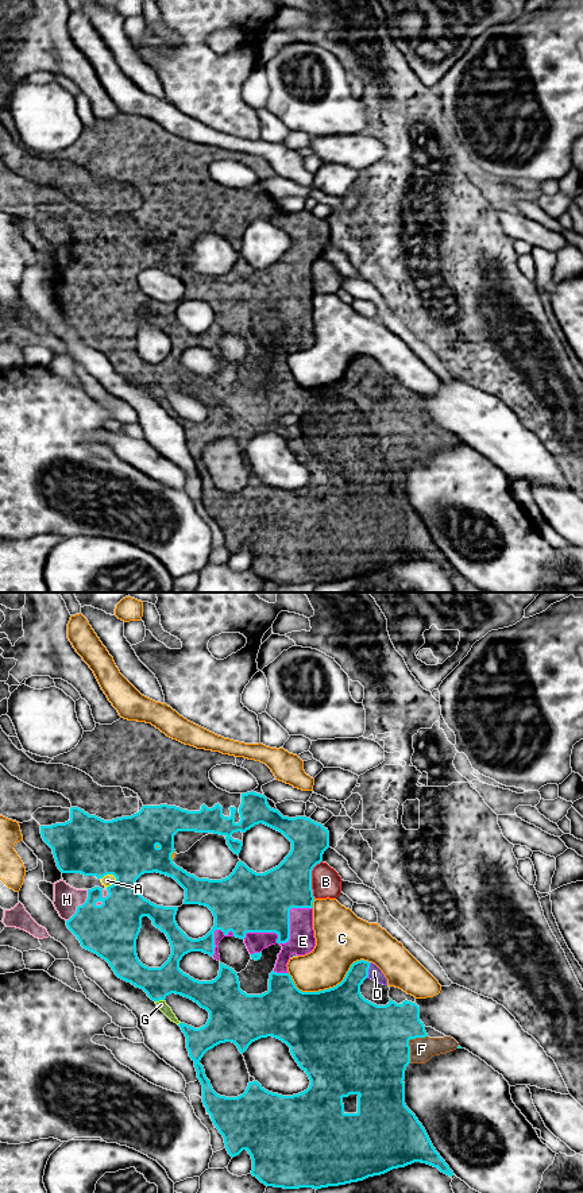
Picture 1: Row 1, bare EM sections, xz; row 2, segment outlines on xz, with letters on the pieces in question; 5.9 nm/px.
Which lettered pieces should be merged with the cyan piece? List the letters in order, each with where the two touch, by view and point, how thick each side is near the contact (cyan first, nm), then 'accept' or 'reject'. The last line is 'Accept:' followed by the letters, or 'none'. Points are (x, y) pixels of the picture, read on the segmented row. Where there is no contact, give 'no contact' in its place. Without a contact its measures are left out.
A: contact xz (115, 881); calibres 360 and 70 nm; accept
B: contact xz (311, 879); calibres 280 and 180 nm; reject
C: contact xz (329, 988); calibres 500 and 260 nm; reject
D: contact xz (367, 970); calibres 240 and 80 nm; accept
E: contact xz (289, 918); calibres 360 and 150 nm; accept
F: contact xz (408, 1043); calibres 500 and 140 nm; accept
G: contact xz (159, 999); calibres 190 and 60 nm; accept
H: contact xz (80, 906); calibres 320 and 160 nm; accept
Accept: A, D, E, F, G, H

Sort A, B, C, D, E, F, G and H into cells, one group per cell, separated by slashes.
A D E F G H / B / C

